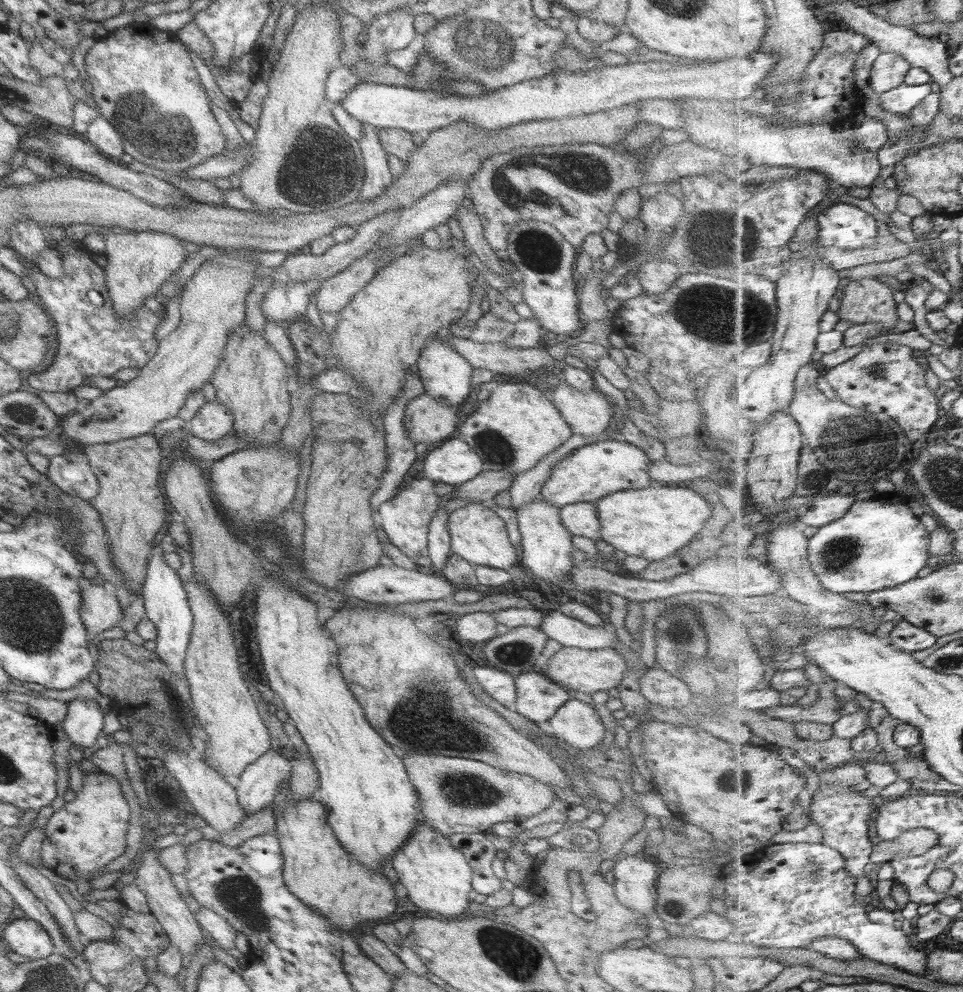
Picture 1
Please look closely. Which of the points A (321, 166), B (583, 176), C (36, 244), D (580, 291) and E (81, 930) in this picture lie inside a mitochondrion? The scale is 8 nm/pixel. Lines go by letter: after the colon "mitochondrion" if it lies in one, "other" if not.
A: mitochondrion
B: mitochondrion
C: other
D: other
E: other

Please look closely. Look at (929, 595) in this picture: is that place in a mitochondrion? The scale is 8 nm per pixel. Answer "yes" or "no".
yes

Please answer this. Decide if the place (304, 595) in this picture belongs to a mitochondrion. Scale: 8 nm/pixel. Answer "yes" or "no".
no

